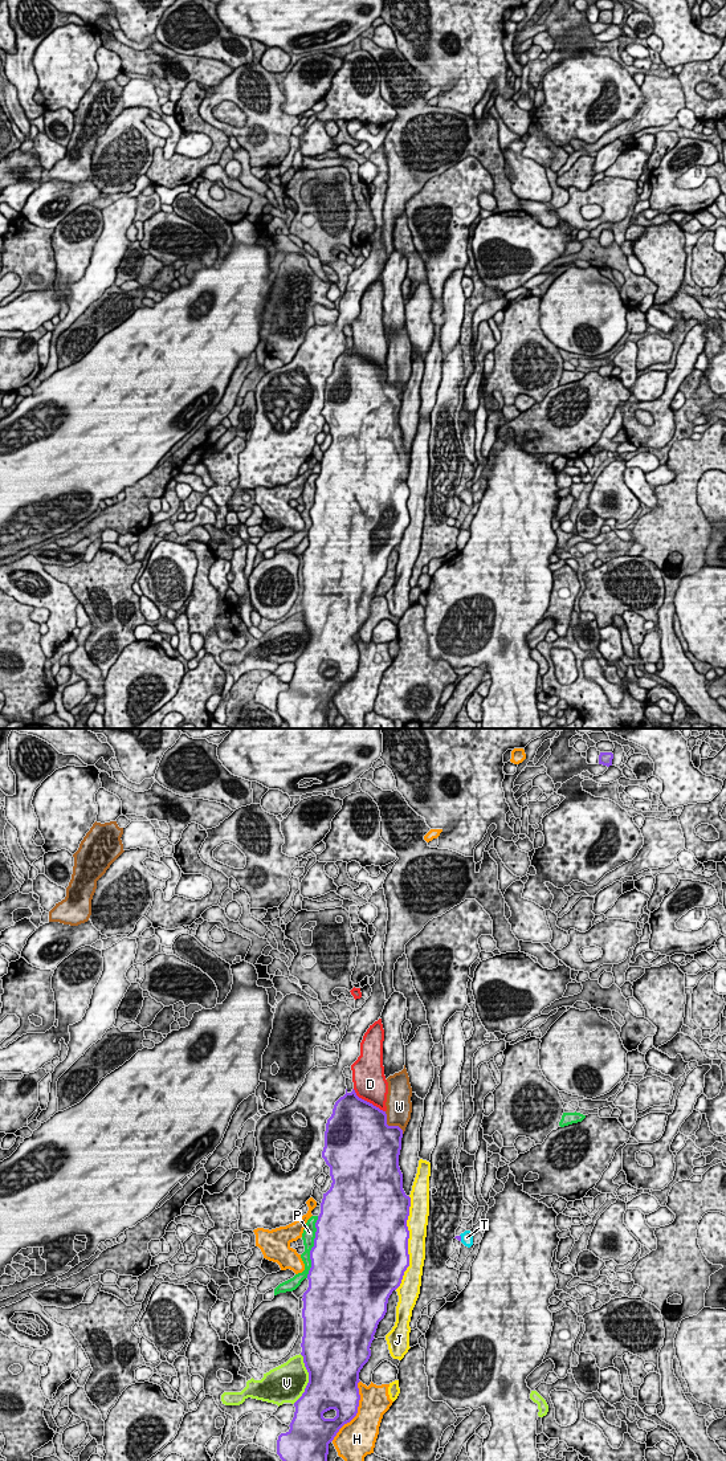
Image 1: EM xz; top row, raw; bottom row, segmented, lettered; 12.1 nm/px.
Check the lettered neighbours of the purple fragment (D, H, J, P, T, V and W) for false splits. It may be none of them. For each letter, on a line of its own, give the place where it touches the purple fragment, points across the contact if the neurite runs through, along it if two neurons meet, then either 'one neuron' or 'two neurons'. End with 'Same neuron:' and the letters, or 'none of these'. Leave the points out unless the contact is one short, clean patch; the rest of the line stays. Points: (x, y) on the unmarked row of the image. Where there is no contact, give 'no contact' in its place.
D: xz (368, 360) | two neurons
H: xz (357, 669) | two neurons
J: xz (407, 501) | two neurons
P: xz (313, 505) | two neurons
T: xz (460, 496) | across xz (459, 496), (460, 496), (466, 496) | one neuron
V: xz (309, 637) | two neurons
W: xz (390, 384) | two neurons
Same neuron: T

